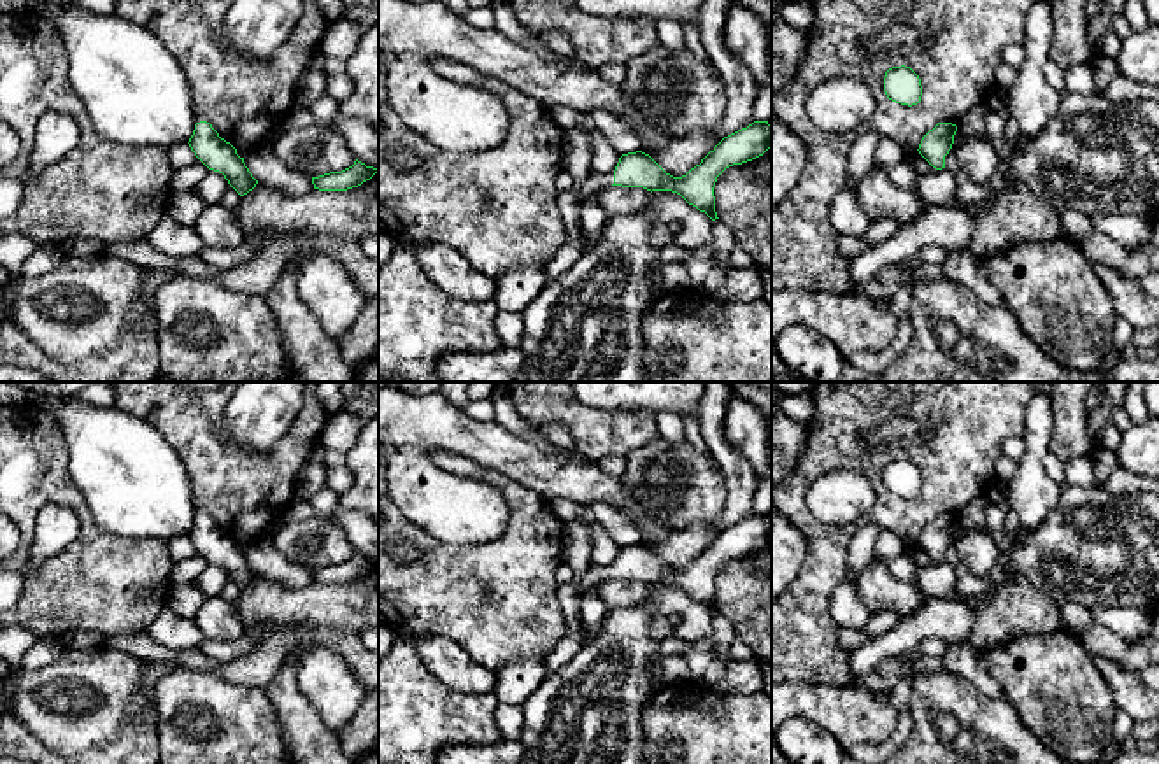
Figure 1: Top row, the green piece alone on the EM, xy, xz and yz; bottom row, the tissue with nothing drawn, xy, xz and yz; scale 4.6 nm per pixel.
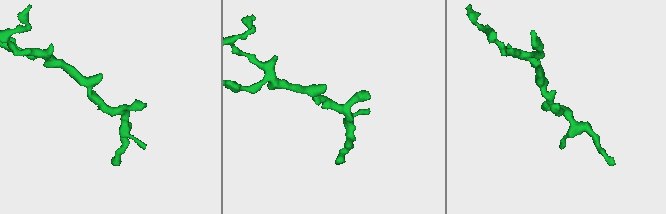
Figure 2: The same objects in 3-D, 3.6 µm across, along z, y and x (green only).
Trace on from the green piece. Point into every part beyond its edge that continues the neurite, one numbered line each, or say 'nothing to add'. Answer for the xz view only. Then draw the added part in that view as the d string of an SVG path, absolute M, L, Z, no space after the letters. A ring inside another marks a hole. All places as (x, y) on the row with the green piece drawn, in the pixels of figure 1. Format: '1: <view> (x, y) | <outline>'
1: xz (595, 181) | M593 172L579 184L579 205L582 205L594 191L600 187L610 187L614 184L614 172L610 173L596 173Z

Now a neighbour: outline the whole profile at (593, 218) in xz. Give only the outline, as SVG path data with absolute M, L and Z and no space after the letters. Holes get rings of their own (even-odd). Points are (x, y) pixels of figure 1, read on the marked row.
M605 187L594 191L584 203L580 205L580 230L587 238L596 238L601 235L603 226L608 221L608 214L605 209L598 205L598 195Z

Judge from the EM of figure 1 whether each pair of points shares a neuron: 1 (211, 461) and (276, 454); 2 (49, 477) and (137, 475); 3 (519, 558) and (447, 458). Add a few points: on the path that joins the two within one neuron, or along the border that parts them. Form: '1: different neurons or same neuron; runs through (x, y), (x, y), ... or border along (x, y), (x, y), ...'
1: same neuron; runs through (227, 465), (260, 465)
2: different neurons; border along (62, 437), (67, 447), (69, 473), (92, 514)
3: same neuron; runs through (519, 526), (519, 502), (498, 481), (479, 472)

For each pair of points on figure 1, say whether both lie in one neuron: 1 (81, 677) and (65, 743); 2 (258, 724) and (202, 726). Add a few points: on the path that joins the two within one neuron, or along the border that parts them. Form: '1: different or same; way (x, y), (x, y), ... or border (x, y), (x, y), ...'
1: same; way (81, 693), (81, 700), (72, 708), (65, 728)
2: same; way (244, 724), (216, 726)

